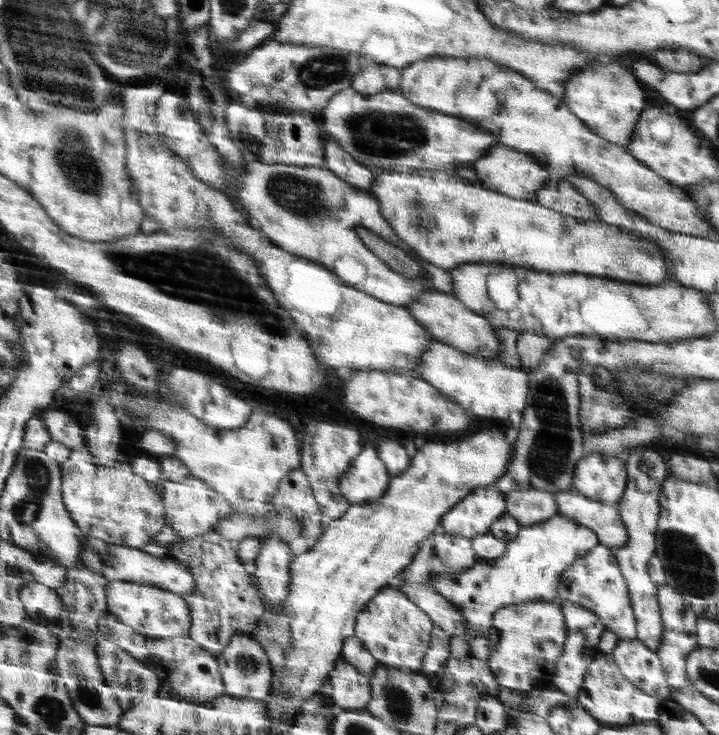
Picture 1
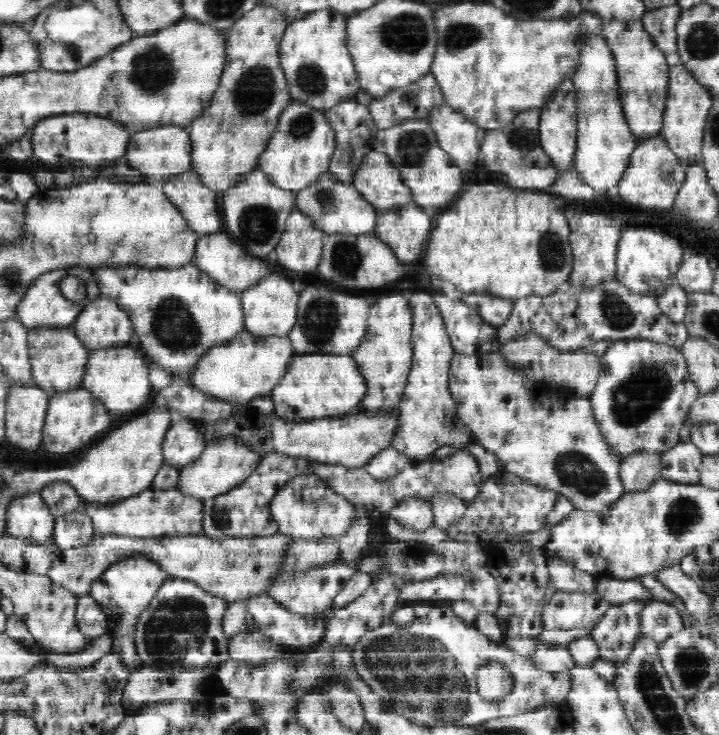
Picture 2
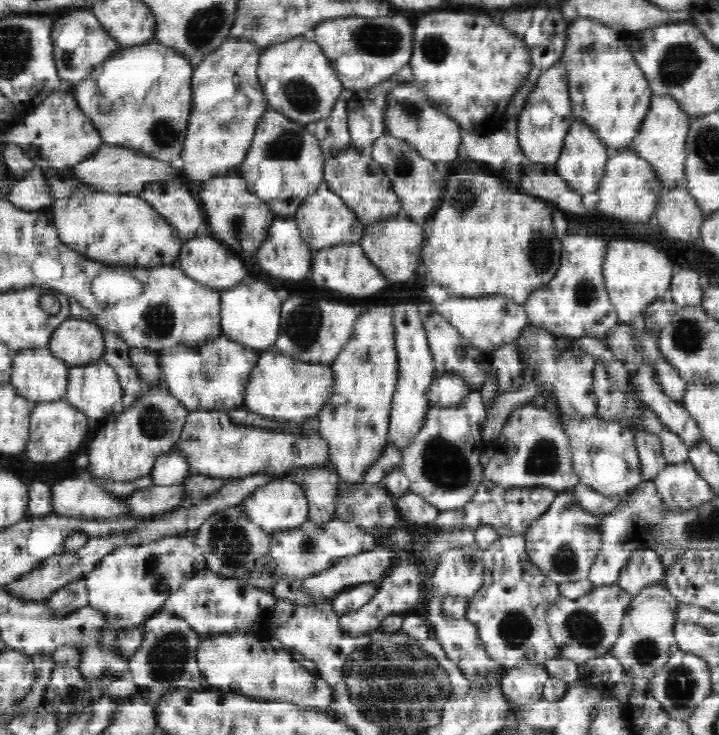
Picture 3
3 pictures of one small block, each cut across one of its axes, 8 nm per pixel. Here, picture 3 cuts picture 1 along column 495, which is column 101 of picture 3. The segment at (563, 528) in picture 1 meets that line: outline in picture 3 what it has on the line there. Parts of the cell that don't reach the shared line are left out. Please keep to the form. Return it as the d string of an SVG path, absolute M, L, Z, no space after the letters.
M196 532L185 536L170 536L162 541L150 544L128 544L116 548L104 556L94 570L85 574L83 579L87 586L89 607L102 614L113 628L134 628L142 625L153 613L161 609L170 594L179 590L184 582L206 570L205 556L200 552L196 541Z

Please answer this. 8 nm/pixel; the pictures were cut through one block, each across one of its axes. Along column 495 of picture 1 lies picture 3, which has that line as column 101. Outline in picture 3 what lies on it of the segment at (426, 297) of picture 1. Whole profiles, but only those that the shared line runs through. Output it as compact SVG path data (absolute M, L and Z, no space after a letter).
M67 319L52 334L47 347L51 349L60 360L67 361L69 367L87 365L92 361L103 358L106 344L104 344L103 330L96 321Z

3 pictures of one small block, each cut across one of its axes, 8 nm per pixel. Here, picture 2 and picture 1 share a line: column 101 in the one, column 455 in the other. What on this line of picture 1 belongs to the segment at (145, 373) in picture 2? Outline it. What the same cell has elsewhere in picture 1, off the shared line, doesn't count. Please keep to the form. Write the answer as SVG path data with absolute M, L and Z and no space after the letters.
M434 340L421 356L421 362L411 371L433 385L472 414L486 418L508 418L510 412L524 412L529 398L529 369L512 367L496 359L486 359L462 352L453 345Z

